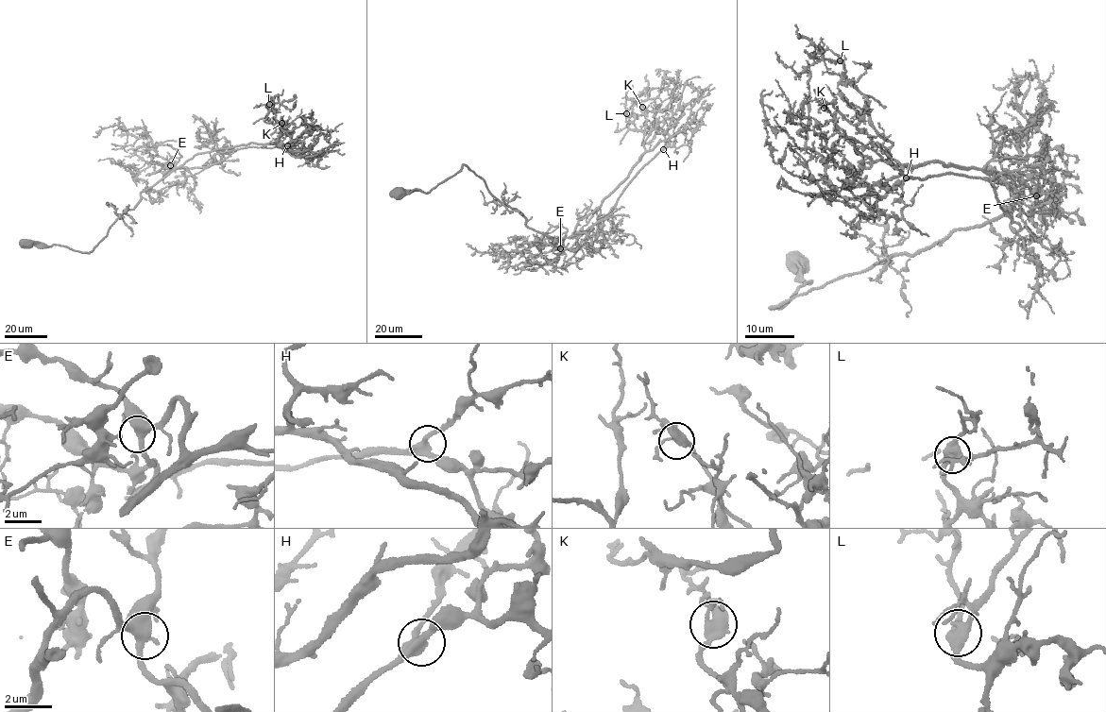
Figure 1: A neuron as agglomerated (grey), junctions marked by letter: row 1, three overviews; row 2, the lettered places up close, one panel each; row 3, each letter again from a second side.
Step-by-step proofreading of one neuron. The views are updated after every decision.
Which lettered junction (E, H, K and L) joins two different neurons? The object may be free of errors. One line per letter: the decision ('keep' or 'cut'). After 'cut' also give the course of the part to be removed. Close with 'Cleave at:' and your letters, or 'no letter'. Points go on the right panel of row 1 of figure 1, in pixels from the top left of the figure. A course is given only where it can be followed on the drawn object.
E: keep
H: keep
K: keep
L: keep
Cleave at: no letter

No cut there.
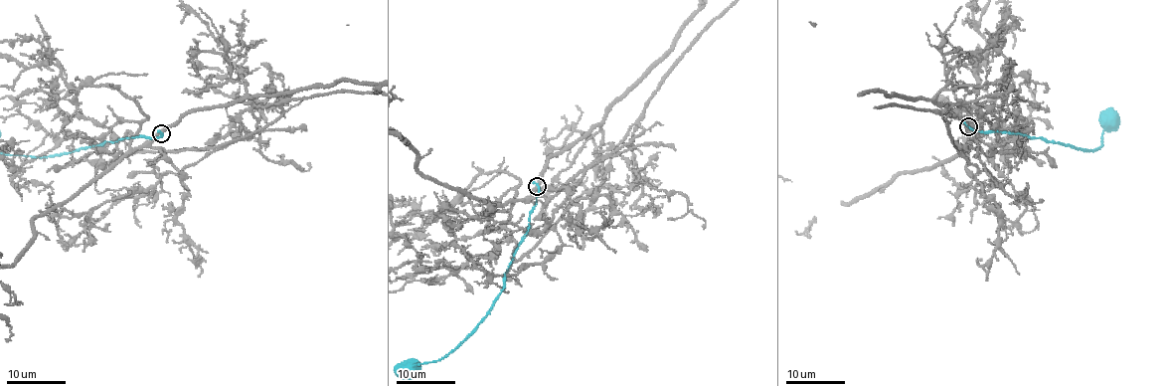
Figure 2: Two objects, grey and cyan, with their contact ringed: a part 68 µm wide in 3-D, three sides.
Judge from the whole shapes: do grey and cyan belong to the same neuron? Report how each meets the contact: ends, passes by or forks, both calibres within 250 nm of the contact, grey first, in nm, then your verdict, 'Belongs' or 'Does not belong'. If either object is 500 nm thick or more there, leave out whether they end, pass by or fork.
At the ring grey passes by. At the ring cyan ends. Thickness 380 nm (grey) against 320 nm. Does not belong

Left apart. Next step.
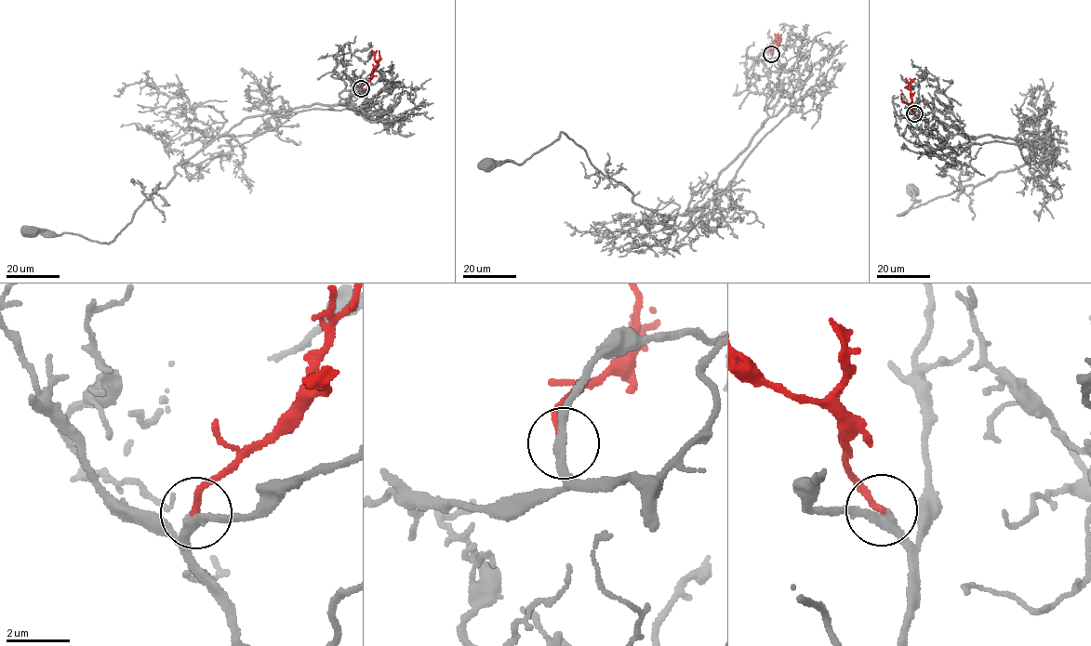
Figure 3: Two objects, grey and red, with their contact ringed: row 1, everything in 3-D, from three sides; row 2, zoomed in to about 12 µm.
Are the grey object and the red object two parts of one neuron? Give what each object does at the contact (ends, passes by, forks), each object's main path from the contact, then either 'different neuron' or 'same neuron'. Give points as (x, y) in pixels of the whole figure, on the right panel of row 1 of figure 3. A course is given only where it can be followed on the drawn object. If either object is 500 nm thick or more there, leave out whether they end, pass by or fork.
grey passes by; red ends; course grey (915, 113), (941, 155), (991, 134), (1033, 153), (898, 216), (920, 201), (910, 191); course red (915, 113), (908, 86), (915, 78); same neuron

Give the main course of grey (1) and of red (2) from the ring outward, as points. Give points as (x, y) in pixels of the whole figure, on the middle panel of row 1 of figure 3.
1: (771, 54), (778, 71), (798, 73), (795, 102), (684, 214), (636, 204), (562, 132), (521, 164), (486, 163)
2: (771, 54), (780, 42), (777, 38), (772, 45)

